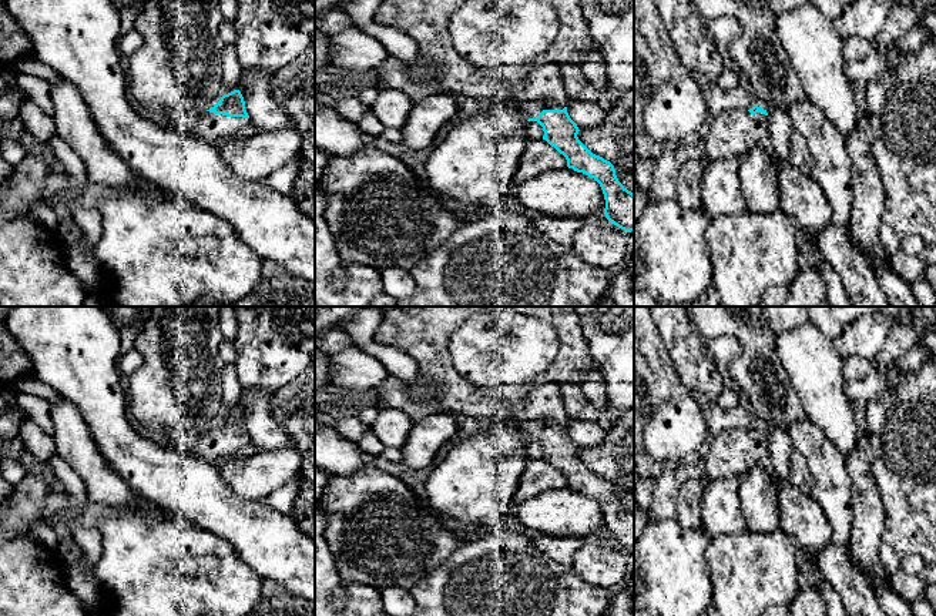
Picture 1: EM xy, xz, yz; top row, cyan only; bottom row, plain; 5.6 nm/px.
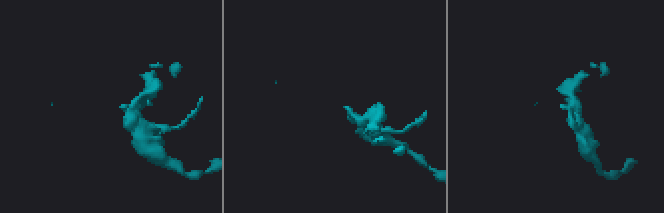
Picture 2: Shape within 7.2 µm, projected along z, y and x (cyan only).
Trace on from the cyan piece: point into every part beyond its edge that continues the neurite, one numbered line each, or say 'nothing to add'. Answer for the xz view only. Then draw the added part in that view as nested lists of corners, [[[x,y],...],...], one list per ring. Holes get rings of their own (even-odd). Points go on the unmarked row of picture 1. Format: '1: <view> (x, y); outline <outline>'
1: xz (544, 408); outline [[[548,382],[529,394],[524,408],[510,424],[526,438],[536,438],[543,429],[563,429],[570,421],[561,395],[561,385]]]

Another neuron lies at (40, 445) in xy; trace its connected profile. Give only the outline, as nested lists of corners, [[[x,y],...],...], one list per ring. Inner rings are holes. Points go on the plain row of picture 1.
[[[24,419],[20,425],[19,438],[24,442],[28,452],[38,461],[48,463],[56,452],[53,436],[40,429],[37,424]]]

